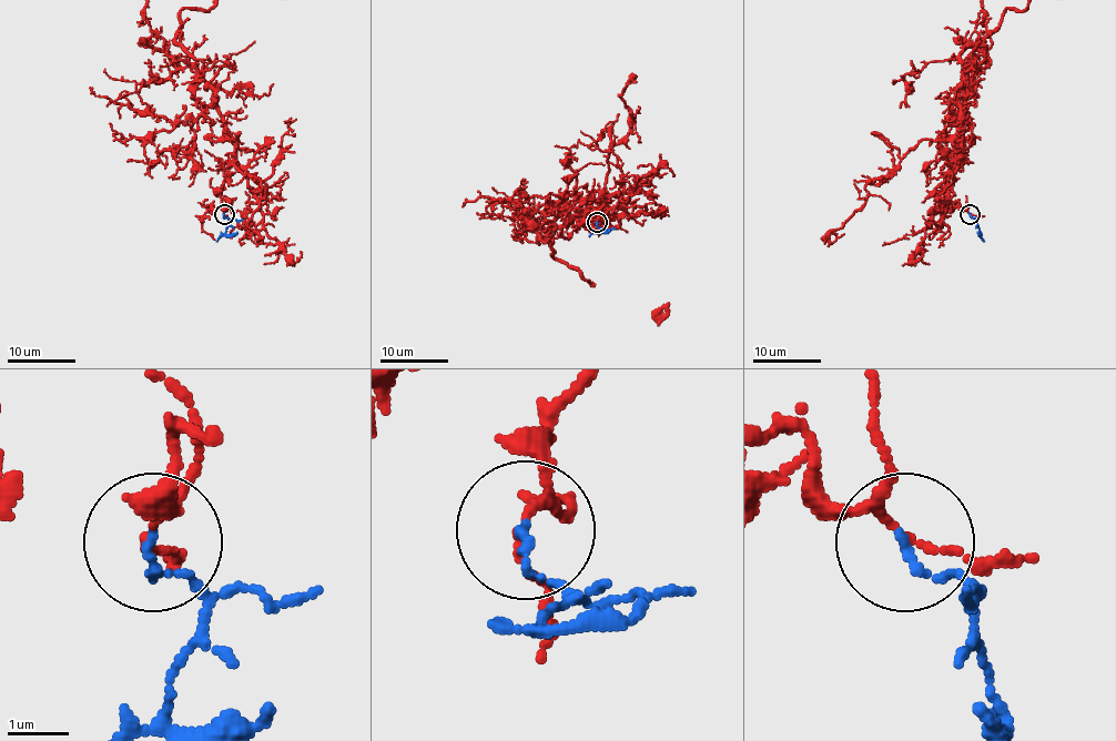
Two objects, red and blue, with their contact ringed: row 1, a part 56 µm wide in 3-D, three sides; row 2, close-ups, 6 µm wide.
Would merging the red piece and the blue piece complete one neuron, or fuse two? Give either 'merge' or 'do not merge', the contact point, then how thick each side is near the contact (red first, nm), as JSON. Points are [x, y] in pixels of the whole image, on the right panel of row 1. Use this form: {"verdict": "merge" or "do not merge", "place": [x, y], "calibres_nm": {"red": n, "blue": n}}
{"verdict": "do not merge", "place": [970, 214], "calibres_nm": {"red": 80, "blue": 120}}

